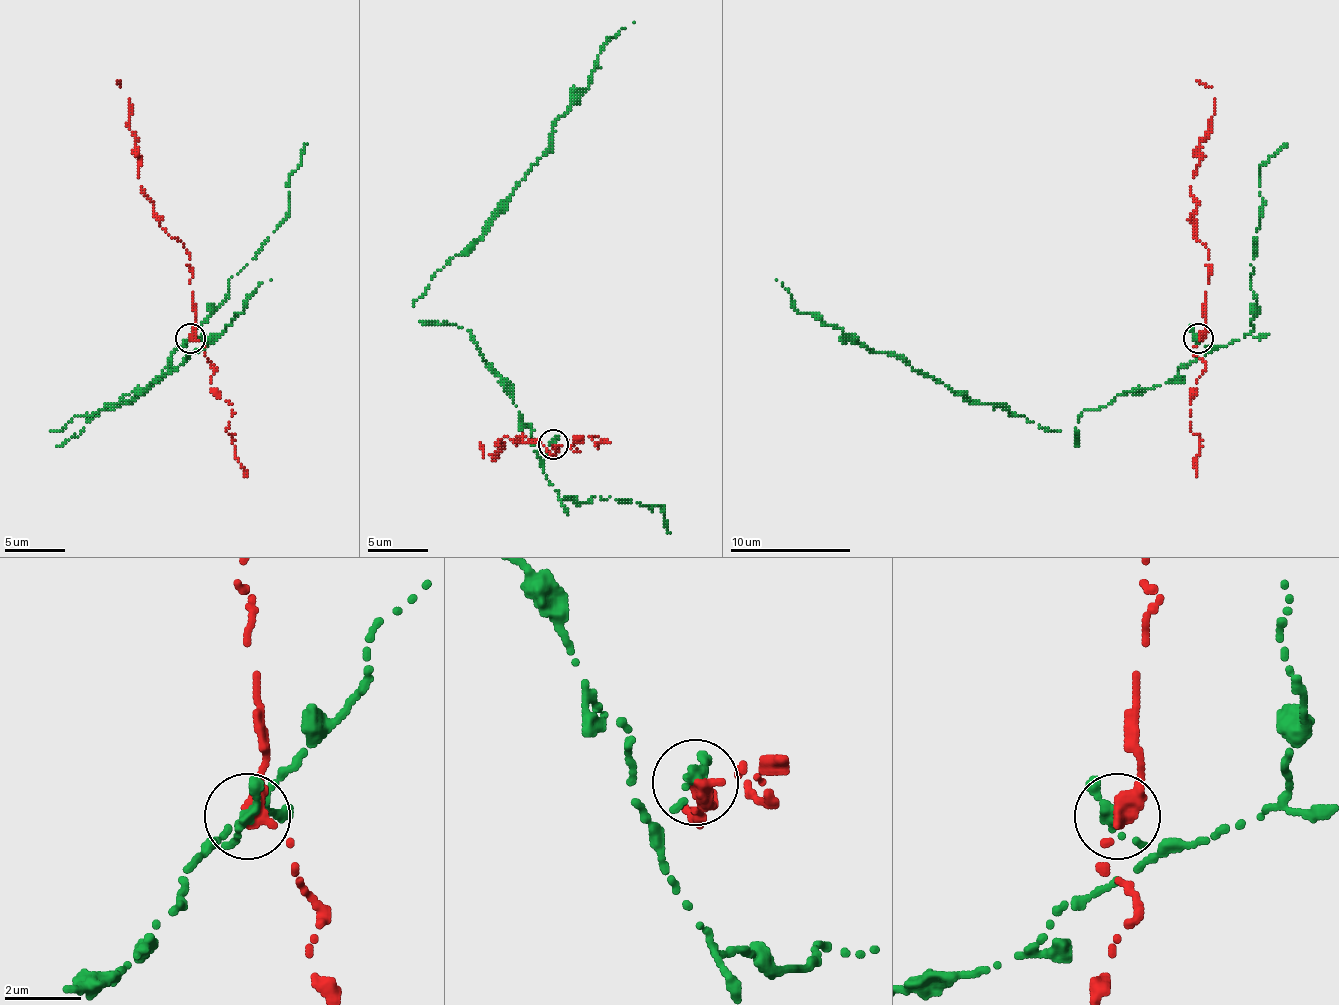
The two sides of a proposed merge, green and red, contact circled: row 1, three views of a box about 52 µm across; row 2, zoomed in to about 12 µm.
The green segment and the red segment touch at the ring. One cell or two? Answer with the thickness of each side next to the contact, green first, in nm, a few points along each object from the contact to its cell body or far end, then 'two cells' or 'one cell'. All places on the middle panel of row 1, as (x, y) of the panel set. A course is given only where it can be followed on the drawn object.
calibres 280 and 340 nm; course green (552, 445), (534, 451), (510, 385), (468, 330), (422, 321), (413, 303), (480, 237), (604, 46), (634, 22); course red (552, 445), (558, 451), (552, 454), (540, 442), (516, 442), (504, 436), (492, 460), (483, 457), (480, 442); two cells

